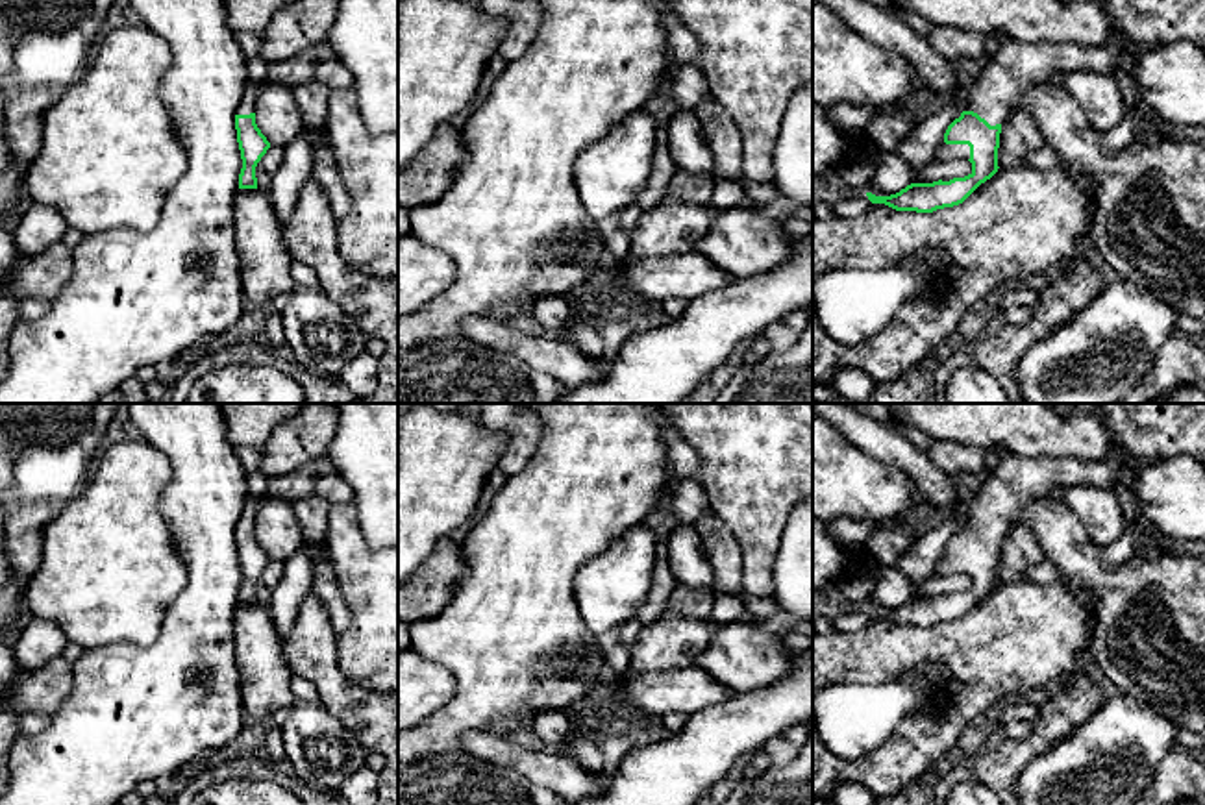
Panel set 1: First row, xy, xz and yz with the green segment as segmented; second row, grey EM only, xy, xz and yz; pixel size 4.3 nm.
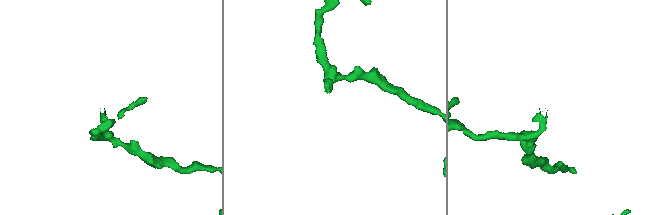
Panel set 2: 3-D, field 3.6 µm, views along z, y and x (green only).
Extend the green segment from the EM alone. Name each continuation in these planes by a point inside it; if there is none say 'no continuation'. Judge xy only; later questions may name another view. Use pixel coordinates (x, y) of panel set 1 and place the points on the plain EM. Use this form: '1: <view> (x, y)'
1: xy (247, 520)

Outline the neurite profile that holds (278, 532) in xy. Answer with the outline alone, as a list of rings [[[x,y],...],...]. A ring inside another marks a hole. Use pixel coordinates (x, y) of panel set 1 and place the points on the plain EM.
[[[263,496],[254,527],[270,561],[285,563],[305,546],[292,505],[283,500]]]

